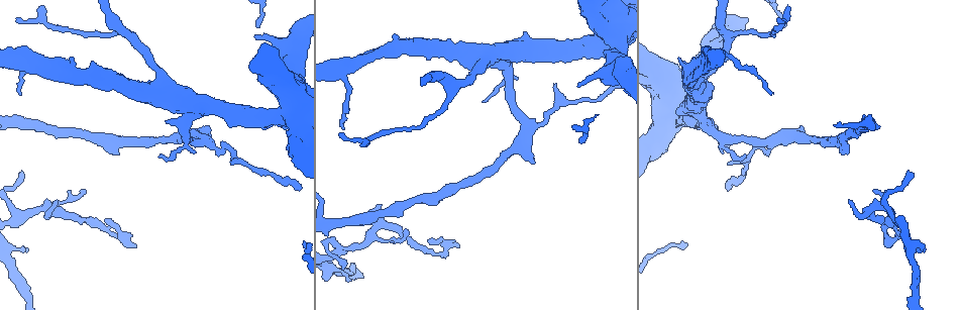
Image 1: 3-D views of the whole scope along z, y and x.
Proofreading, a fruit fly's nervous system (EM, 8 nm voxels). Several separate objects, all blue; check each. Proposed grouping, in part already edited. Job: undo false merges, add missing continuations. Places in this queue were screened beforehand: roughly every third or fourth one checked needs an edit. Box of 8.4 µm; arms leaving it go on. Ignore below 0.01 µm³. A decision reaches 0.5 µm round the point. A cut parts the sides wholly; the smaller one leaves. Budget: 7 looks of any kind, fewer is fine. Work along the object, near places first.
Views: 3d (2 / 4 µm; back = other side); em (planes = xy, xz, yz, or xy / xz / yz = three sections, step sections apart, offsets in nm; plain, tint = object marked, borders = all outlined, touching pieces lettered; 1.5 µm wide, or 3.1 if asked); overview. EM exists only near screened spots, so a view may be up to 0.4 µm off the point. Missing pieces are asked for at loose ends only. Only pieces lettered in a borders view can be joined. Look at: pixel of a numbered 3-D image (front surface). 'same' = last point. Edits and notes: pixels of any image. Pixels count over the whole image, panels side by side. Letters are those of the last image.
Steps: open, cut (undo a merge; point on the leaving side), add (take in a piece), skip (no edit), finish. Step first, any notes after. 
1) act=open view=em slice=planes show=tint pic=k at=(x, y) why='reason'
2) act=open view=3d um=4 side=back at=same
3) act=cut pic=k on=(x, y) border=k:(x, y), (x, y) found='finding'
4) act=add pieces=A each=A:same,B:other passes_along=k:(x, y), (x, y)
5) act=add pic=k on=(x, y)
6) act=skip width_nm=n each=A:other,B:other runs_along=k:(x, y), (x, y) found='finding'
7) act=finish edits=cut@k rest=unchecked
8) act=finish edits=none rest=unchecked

act=open view=em slice=planes show=plain pic=1 at=(772, 92)

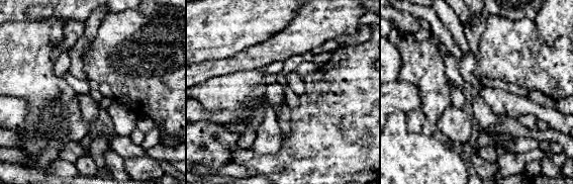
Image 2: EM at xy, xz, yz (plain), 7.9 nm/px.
act=open view=em slice=planes show=tint at=same why='with the object marked'

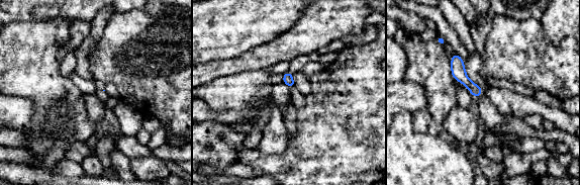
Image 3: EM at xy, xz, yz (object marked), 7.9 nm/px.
act=open view=em slice=planes show=borders at=same

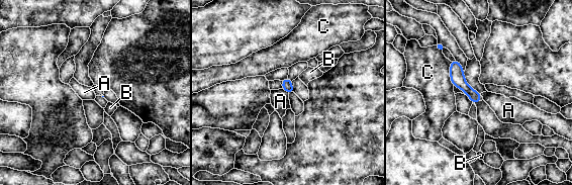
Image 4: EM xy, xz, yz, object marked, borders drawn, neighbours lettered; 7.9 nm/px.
act=skip longest_contact=C:200nm each=A:other,B:other,C:other border=4:(282, 88), (288, 94) found='none of them fits'

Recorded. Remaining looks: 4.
act=open view=em slice=planes show=tint pic=1 at=(343, 70) why='abrupt turn'

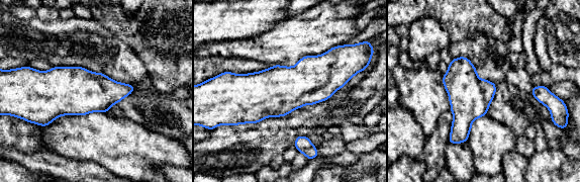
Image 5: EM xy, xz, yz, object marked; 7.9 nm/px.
act=open view=em slice=planes show=borders at=same

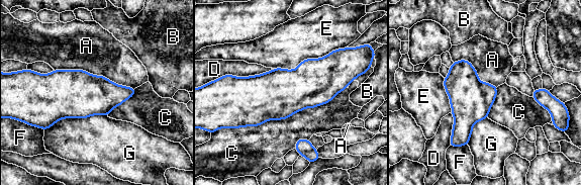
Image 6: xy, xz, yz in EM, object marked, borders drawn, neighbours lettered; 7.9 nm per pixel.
act=skip longest_contact=C:1000nm each=A:other,B:other,C:other,D:other,E:other,F:other,G:other found='one neuron here'

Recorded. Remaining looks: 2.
act=open view=3d um=2 pic=1 at=(19, 173) why='thin end'

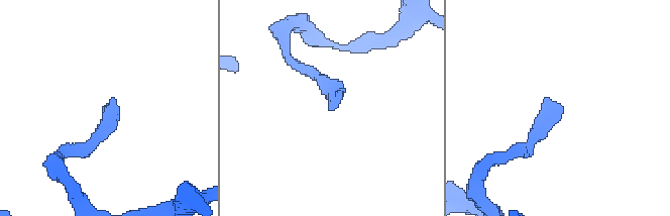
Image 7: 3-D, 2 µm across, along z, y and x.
act=open view=em slice=planes show=borders pic=7 at=(102, 109)

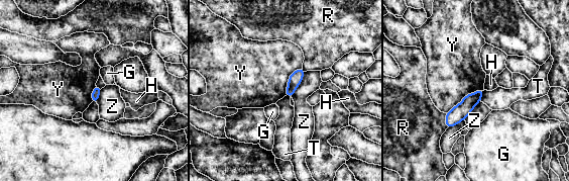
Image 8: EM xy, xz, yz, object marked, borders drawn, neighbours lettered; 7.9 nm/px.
act=skip width_nm=70 each=G:other,H:other,R:other,T:other,Y:other,Z:other runs_along=8:(480, 92), (449, 124) found='none of them fits'

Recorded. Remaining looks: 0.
act=finish edits=none rest=unchecked

